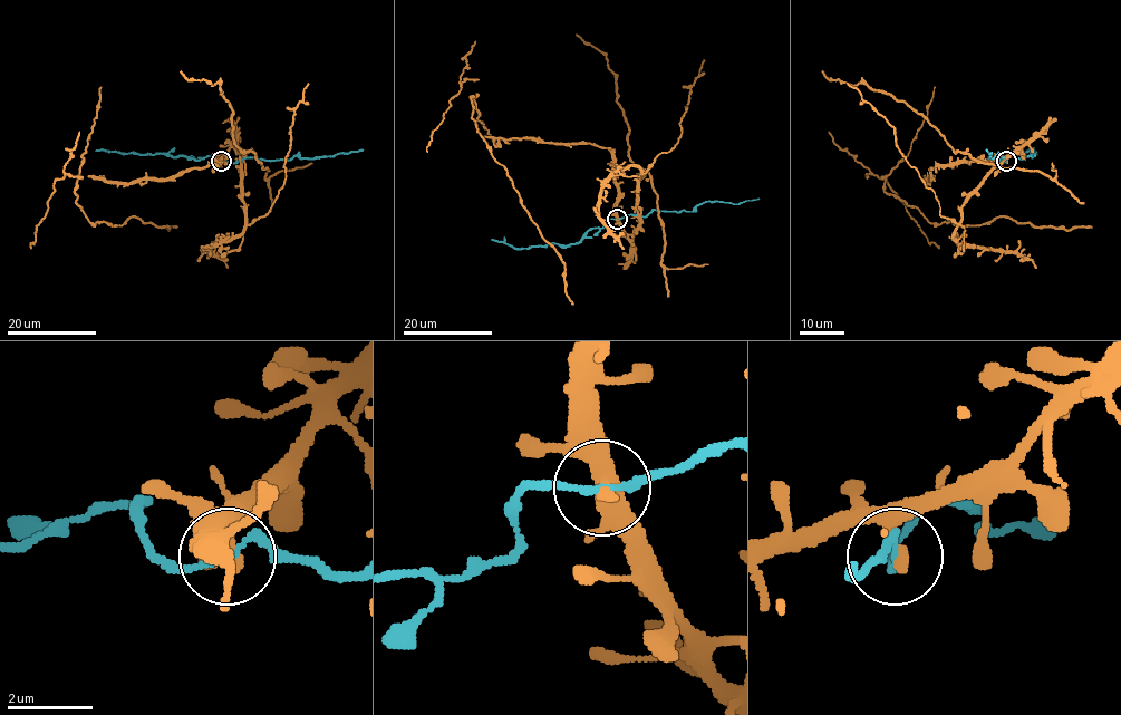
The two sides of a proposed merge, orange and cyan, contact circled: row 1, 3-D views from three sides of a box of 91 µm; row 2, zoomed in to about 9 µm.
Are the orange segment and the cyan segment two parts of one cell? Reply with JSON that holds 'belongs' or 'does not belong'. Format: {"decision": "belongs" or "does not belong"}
{"decision": "does not belong"}

